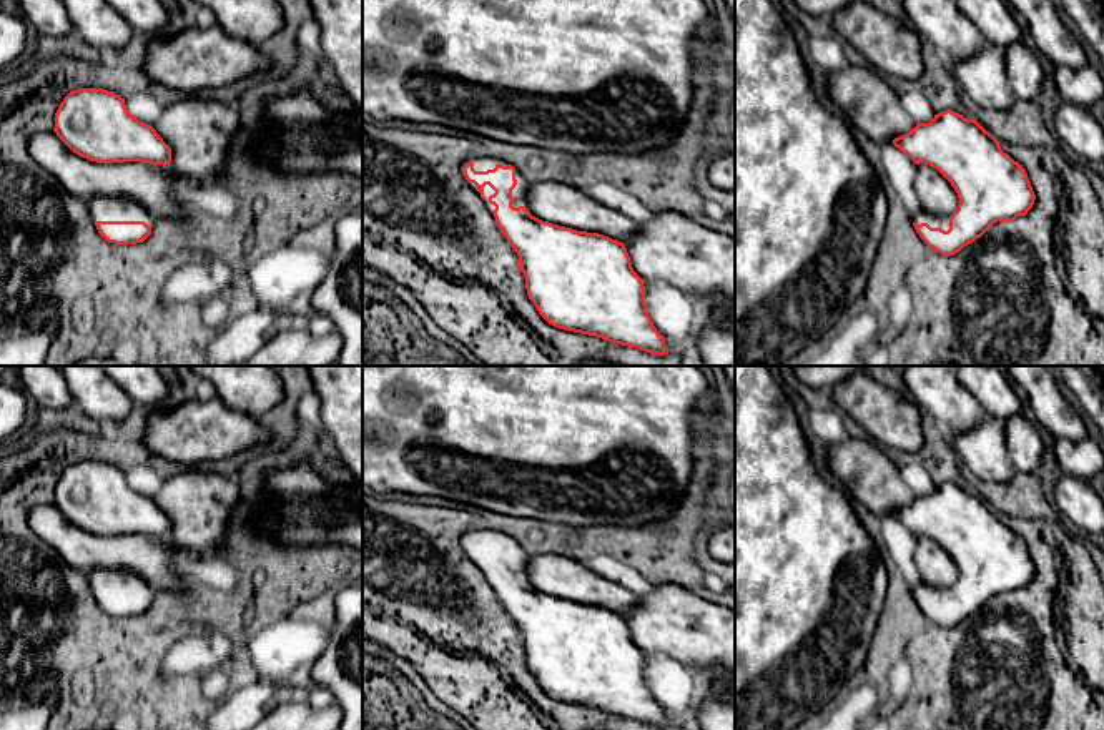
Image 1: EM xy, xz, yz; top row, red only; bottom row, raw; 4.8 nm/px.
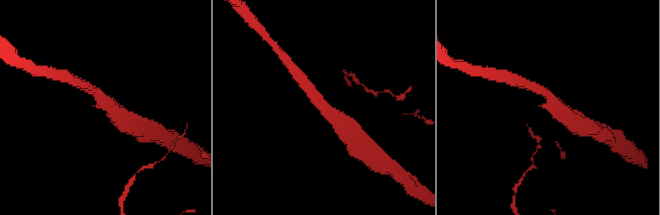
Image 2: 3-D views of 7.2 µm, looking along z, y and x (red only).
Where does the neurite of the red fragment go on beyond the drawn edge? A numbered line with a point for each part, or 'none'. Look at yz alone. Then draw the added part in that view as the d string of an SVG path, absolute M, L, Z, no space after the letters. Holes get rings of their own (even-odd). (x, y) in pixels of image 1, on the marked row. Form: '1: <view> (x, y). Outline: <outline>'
1: yz (918, 215). Outline: M916 206L911 213L909 213L909 219L916 224L921 223L928 223L931 228L941 228L944 231L949 229L949 216L934 216L924 210L921 210L919 206Z

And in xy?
1: xy (102, 208). Outline: M96 196L85 200L93 221L145 221L155 224L155 218L141 205L123 196Z

